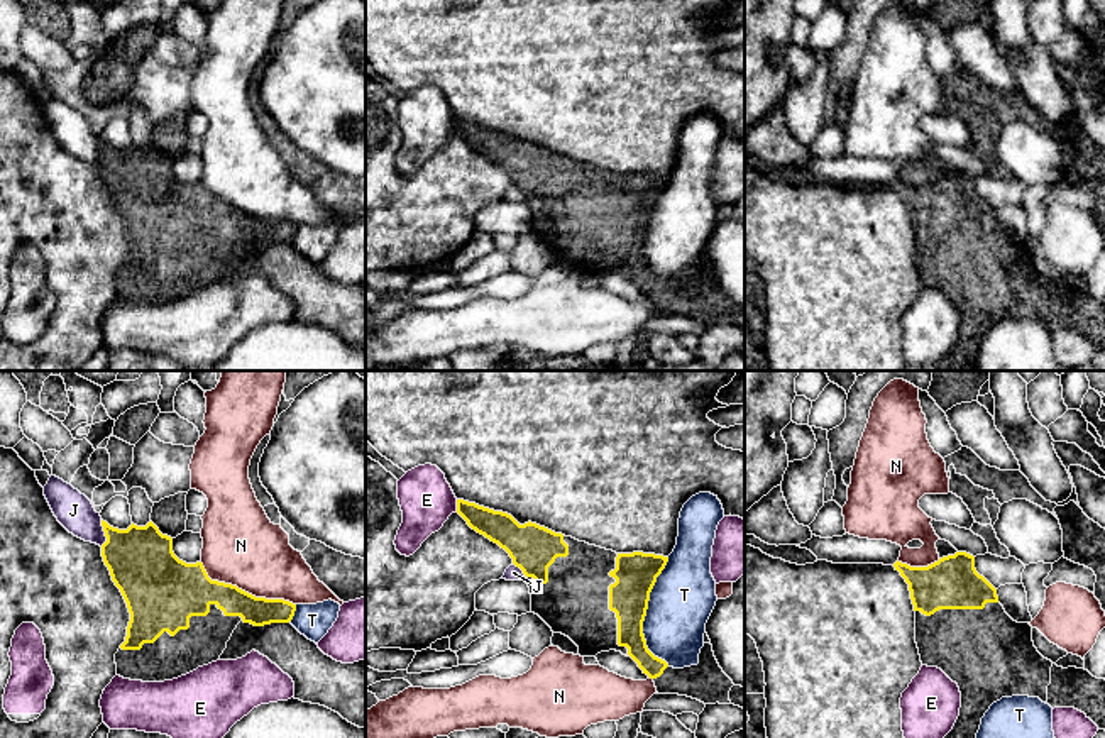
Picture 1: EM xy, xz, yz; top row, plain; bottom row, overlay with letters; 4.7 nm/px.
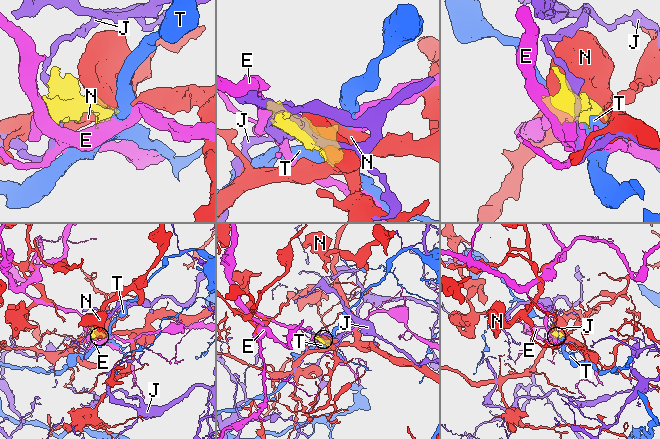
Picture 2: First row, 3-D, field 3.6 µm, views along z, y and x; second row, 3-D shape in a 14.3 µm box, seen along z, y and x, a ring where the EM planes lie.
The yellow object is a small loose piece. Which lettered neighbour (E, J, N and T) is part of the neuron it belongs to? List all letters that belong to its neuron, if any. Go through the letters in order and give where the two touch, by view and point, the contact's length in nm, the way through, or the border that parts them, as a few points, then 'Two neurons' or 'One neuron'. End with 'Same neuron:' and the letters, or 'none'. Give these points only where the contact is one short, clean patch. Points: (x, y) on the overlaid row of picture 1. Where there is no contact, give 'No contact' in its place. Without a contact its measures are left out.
E: Touches yellow at xz (457, 505). Shared border 60 nm. Two neurons
J: Touches yellow at xy (105, 534). Shared border 130 nm. Two neurons
N: Touches yellow at xy (244, 591). Shared border 500 nm. Two neurons
T: Touches yellow at xz (645, 613). Shared border 500 nm. Two neurons
Same neuron: none

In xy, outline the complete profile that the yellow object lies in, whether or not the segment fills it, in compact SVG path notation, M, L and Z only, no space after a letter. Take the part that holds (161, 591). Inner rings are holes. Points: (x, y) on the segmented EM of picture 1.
M102 520L107 542L102 557L120 589L130 621L125 642L115 653L117 675L142 682L164 682L217 662L240 621L254 626L289 623L296 604L284 599L256 598L237 586L212 581L201 562L186 564L173 552L173 538L149 521L127 530Z

